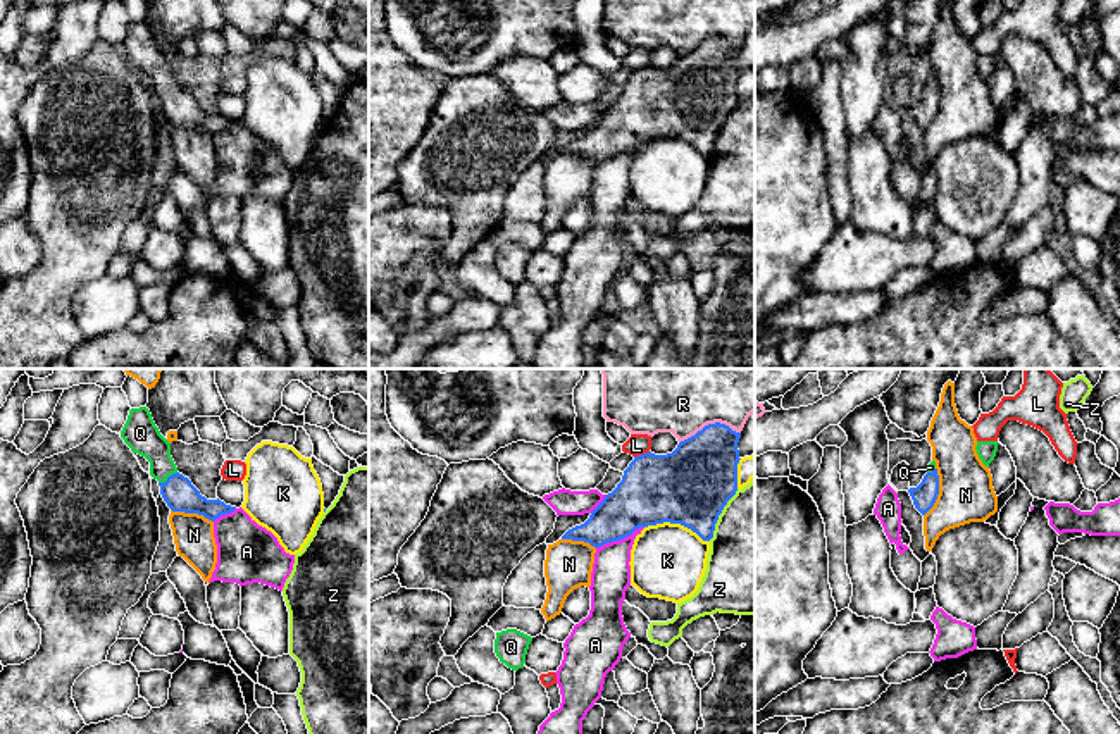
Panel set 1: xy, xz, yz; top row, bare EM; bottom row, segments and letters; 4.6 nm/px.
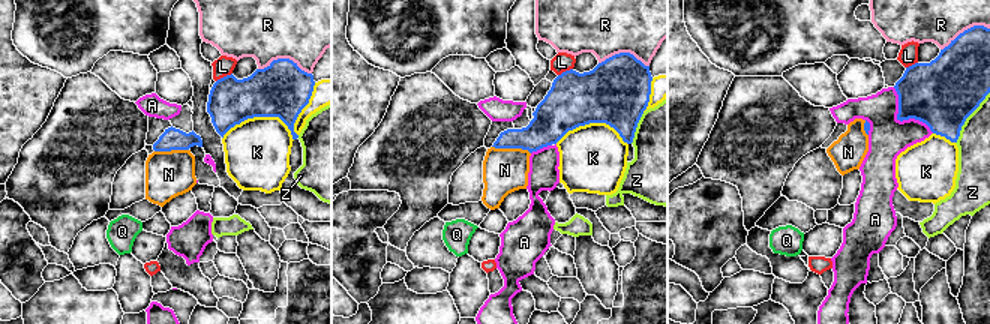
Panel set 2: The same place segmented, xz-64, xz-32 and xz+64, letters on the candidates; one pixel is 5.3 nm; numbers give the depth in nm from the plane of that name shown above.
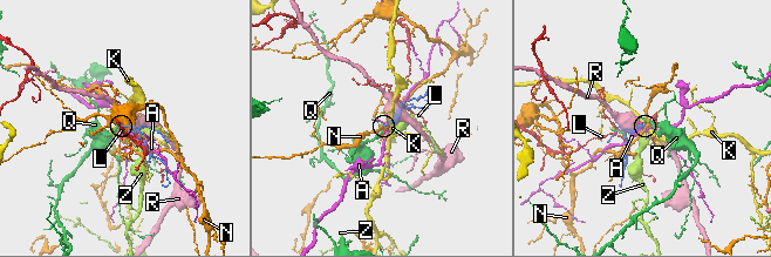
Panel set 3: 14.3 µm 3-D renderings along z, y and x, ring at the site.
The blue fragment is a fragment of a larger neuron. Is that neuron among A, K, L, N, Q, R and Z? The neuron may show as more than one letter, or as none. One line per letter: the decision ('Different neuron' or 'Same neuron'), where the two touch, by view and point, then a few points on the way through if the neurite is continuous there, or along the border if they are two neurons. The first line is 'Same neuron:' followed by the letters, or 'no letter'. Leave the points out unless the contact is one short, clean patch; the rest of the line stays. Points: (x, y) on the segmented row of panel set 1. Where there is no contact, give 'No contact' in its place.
Same neuron: Q
A: Different neuron. Touches blue at xz (619, 540)
K: Different neuron. Touches blue at xz (676, 522)
L: Different neuron. Touches blue at xz (643, 454)
N: Different neuron. Touches blue at yz (938, 491). Boundary: yz (936, 467), (938, 498), (924, 516)
Q: Same neuron. Touches blue at xy (168, 478). Path across: xy (178, 491), (168, 478), (157, 450), (140, 433)
R: Different neuron. Touches blue at xz (709, 424)
Z: Different neuron. Touches blue at xz (719, 514)

